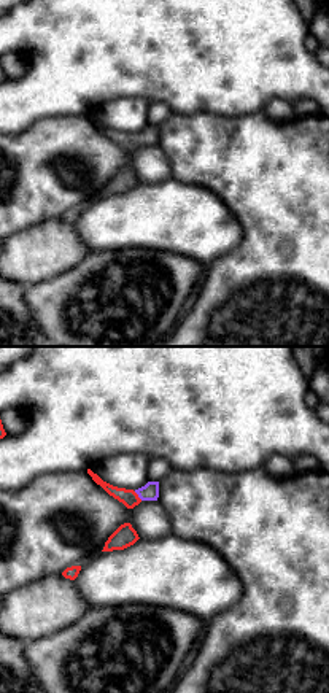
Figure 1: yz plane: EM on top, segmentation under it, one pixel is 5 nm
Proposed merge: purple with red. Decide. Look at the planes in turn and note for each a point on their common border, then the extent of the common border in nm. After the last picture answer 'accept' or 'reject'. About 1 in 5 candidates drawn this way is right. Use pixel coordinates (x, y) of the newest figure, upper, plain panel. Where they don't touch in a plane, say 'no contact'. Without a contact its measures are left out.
contact (139, 140); length 60 nm

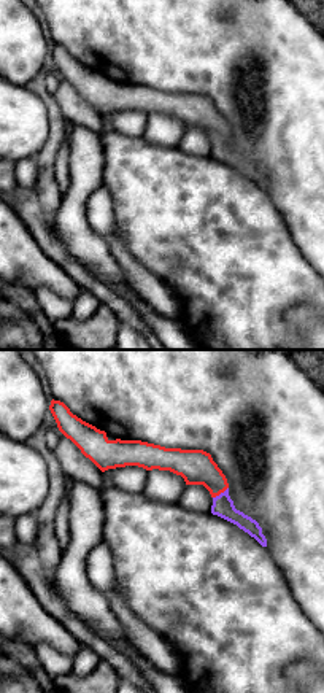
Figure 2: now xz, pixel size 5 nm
contact (221, 137); length 100 nm

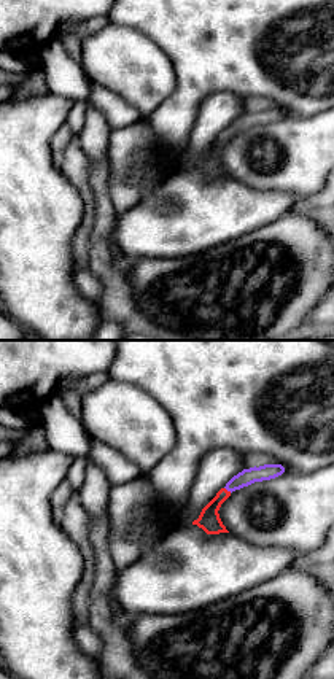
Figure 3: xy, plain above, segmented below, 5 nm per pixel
contact (228, 134); length 50 nm

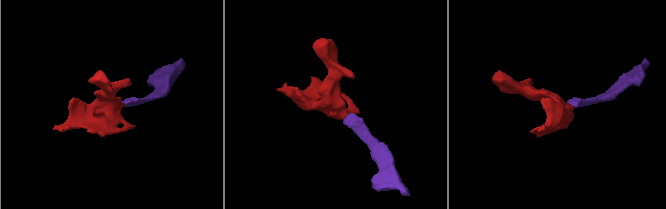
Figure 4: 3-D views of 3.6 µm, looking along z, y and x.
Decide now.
accept

